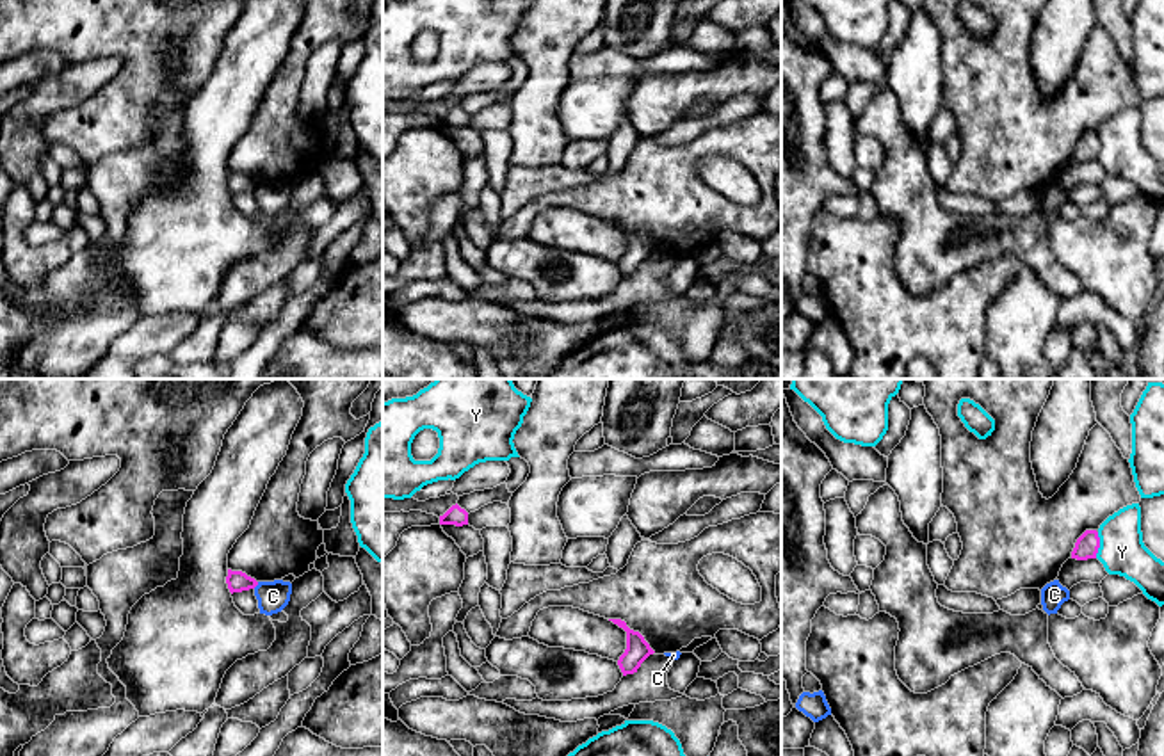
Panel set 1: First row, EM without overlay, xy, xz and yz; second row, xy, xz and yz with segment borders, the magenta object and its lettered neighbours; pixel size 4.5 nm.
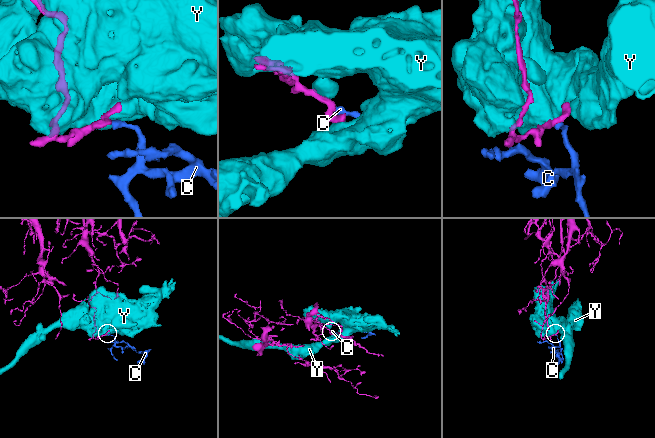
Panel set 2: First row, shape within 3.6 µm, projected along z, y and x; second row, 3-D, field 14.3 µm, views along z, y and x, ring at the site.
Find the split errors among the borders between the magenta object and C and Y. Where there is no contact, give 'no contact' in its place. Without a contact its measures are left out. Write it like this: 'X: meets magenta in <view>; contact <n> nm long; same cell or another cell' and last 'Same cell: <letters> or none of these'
C: meets magenta in xy; contact 40 nm long; another cell
Y: meets magenta in yz; contact 120 nm long; another cell
Same cell: none of these

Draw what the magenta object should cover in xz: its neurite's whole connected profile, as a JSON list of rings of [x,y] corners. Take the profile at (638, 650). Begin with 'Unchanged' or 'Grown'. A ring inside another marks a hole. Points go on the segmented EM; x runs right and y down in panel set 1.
Unchanged. [[[621,619],[609,621],[612,621],[614,624],[626,631],[626,649],[618,660],[623,676],[637,672],[641,664],[655,651],[650,647],[644,637],[639,631],[630,630],[625,621]]]

